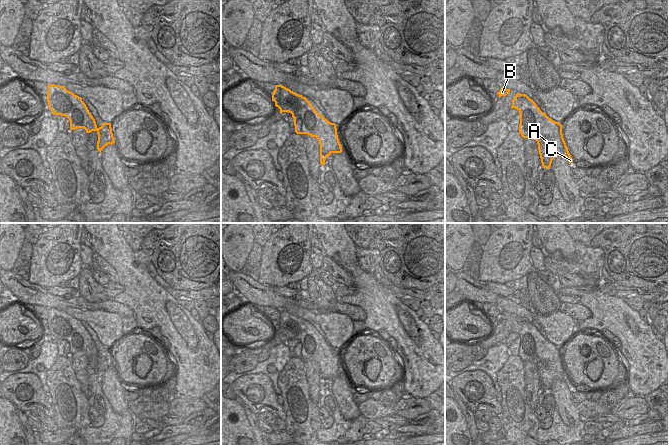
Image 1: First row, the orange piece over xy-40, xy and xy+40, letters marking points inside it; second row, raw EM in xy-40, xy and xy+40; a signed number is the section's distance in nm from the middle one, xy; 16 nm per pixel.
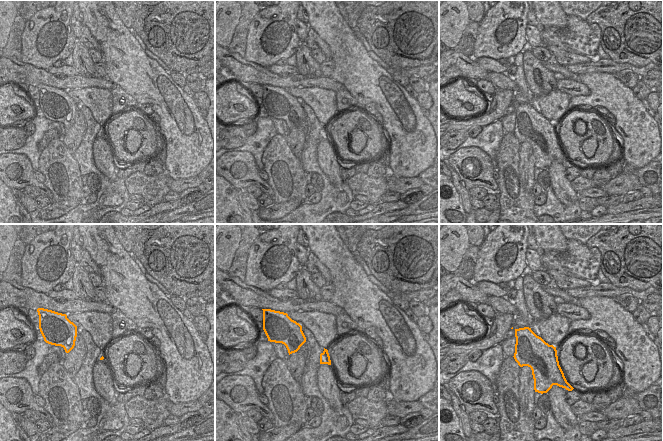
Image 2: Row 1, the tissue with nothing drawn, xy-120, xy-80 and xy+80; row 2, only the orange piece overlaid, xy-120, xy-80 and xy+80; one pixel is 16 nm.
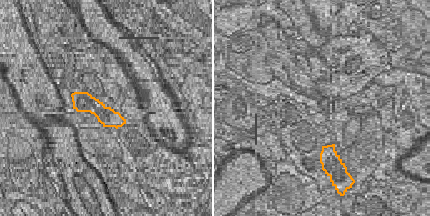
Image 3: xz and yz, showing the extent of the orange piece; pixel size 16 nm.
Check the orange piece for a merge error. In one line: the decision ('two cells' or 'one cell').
one cell

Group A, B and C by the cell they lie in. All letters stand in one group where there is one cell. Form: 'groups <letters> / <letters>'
groups A B C

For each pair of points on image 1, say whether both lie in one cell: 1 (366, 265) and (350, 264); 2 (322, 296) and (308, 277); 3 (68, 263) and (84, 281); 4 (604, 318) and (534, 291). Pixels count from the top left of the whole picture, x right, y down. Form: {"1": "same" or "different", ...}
{"1": "different", "2": "same", "3": "different", "4": "different"}

